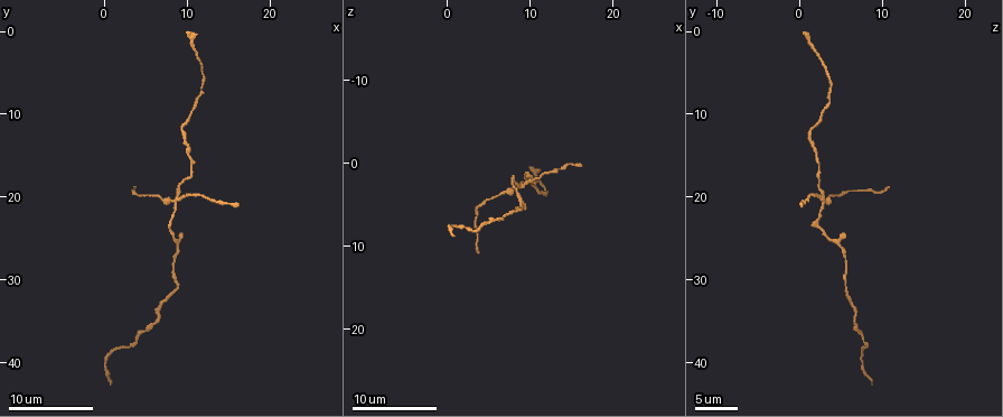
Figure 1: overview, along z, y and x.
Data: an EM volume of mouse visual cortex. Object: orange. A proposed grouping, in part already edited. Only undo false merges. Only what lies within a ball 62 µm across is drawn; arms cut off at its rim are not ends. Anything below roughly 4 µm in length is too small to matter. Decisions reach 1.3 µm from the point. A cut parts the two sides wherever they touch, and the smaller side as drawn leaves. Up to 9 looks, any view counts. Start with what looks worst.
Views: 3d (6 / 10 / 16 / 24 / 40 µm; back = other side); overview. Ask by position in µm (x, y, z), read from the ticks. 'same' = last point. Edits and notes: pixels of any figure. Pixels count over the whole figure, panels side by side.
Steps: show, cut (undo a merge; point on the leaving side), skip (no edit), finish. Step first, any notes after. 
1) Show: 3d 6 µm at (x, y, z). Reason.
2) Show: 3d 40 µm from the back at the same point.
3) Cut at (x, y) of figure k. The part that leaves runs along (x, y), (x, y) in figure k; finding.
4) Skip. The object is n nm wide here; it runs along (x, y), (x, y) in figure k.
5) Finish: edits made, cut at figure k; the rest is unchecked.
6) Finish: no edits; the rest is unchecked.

Show: 3d 6 µm at (8.5, 20.5, 2.5). Four-way junction.

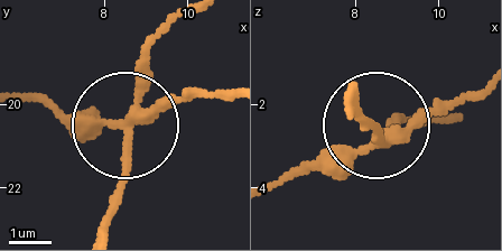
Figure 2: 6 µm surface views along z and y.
Show: 3d 6 µm from the back at (8.40, 20.40, 3.05). Other side.

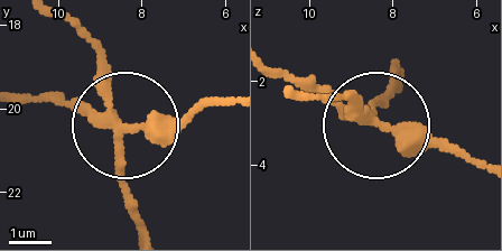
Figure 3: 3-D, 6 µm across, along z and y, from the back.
Cut at (168, 137) of figure 3. The object is 310 nm wide here; the part that leaves runs along (121, 123), (172, 123), (225, 102) in figure 3; two cells meet here.

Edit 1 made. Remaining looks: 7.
Show: overview. Redraw.

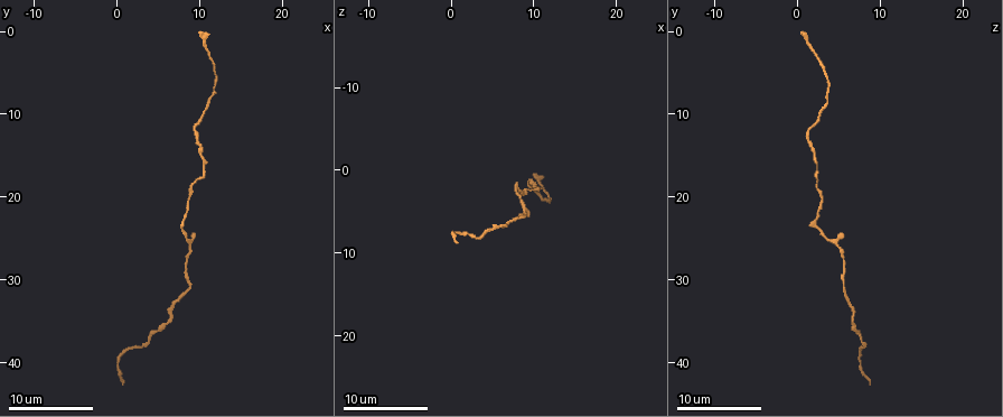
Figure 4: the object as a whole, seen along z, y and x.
Show: 3d 16 µm at (0.0, 39.5, 7.5). Narrows sharply.

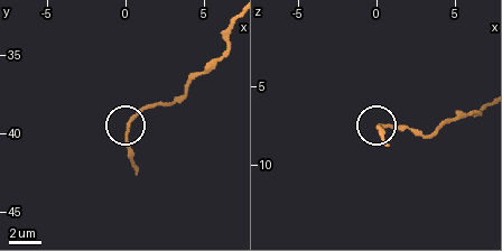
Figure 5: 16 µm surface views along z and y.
Show: 3d 6 µm at the same point. Zoom in.

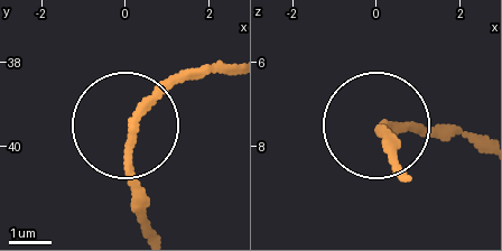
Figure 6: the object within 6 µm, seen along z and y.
Skip. The object is 170 nm wide here; it runs along (226, 63), (173, 84), (133, 127), (138, 220) in figure 6; continuous, no second cell.

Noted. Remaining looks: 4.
Show: 3d 10 µm at (9.5, 12.0, 1.0). Thick turns thin.

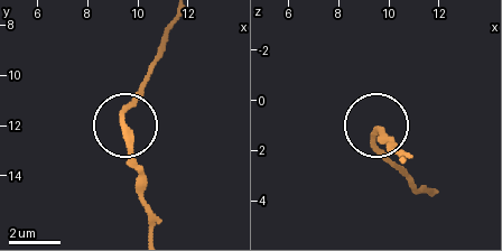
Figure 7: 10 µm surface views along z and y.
Show: 3d 6 µm at (9.4, 12.1, 1.4).

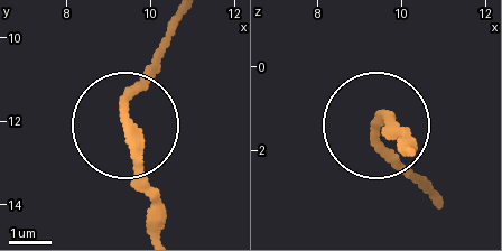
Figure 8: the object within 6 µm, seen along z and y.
Skip. The object is 210 nm wide here; it runs along (155, 224), (122, 107), (161, 56) in figure 8; all the same cell.

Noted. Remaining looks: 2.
Show: 3d 16 µm at (6.5, 35.0, 6.5). Sudden change in width.

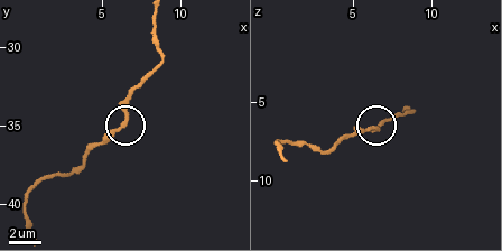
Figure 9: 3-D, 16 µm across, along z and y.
Skip. It runs along (154, 20), (160, 64), (131, 96), (124, 123), (94, 147) in figure 9; one cell here.

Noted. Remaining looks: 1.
Finish: edits made, cut at figure 3; the rest is unchecked.

